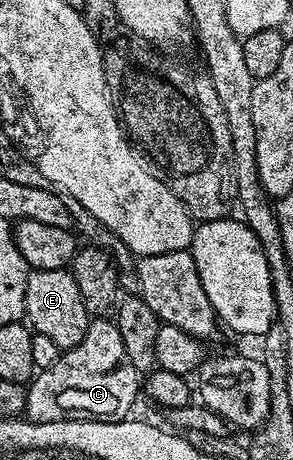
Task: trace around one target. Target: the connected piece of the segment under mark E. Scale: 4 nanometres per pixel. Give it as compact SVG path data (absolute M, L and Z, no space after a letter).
M68 269L29 270L24 314L27 326L35 333L50 337L61 351L69 351L74 345L78 345L78 341L86 337L90 322L86 305L82 305L82 293L78 293L78 281L74 281L72 272Z

